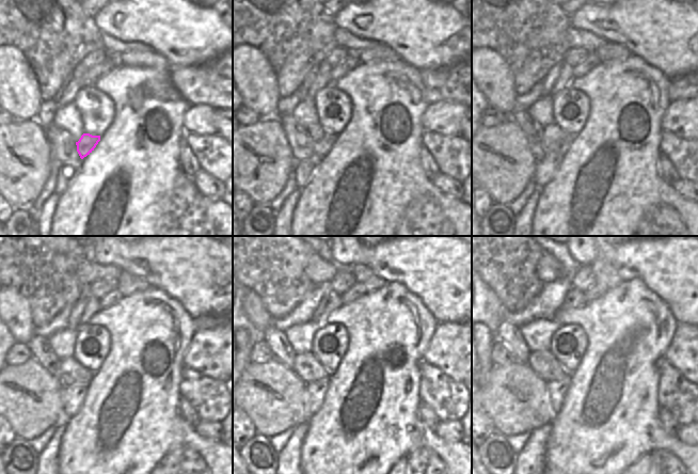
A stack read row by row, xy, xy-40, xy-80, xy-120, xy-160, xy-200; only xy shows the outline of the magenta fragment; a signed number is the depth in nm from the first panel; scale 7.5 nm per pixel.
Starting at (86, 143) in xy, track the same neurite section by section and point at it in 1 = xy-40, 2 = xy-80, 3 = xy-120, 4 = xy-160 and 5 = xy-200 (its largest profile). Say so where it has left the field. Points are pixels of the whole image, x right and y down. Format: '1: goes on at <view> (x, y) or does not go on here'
1: goes on at xy-40 (323, 142)
2: goes on at xy-80 (555, 139)
3: goes on at xy-120 (70, 372)
4: goes on at xy-160 (306, 366)
5: goes on at xy-200 (543, 363)

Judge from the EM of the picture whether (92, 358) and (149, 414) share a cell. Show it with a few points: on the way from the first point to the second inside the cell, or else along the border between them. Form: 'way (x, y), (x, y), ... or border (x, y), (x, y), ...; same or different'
border (110, 342), (107, 357), (94, 373); different

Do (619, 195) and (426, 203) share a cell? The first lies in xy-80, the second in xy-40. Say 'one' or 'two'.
two

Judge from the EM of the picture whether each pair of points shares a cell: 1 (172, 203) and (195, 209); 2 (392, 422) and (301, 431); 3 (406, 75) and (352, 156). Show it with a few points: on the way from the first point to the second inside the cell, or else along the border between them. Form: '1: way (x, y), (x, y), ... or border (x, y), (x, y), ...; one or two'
1: way (177, 205), (185, 209), (190, 209); one
2: border (307, 422), (308, 428), (300, 455); two
3: way (389, 95), (387, 103), (374, 123), (373, 136); one

